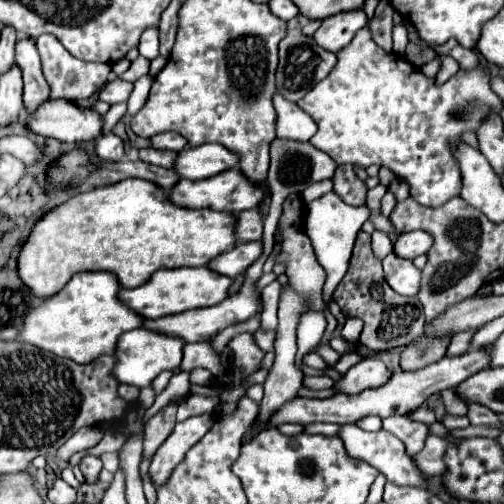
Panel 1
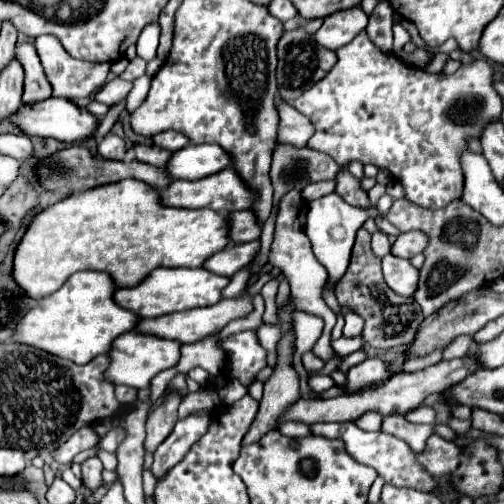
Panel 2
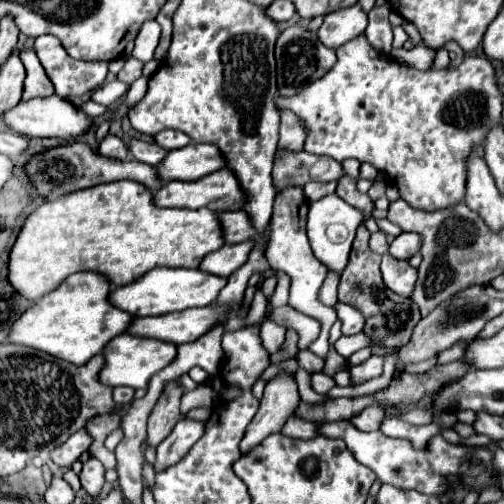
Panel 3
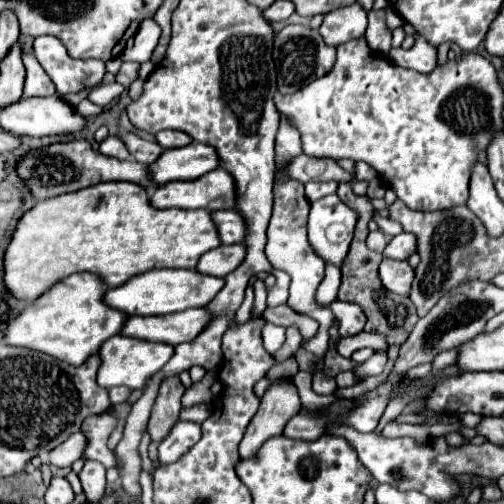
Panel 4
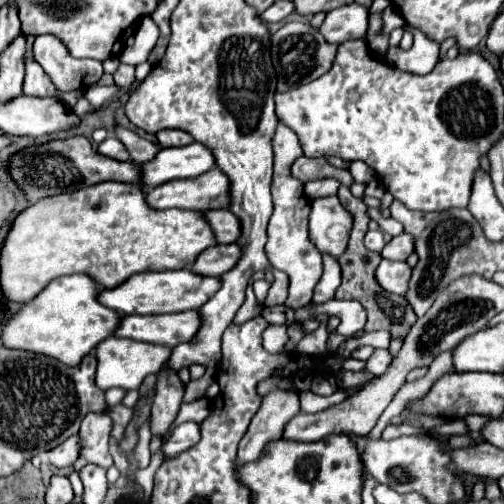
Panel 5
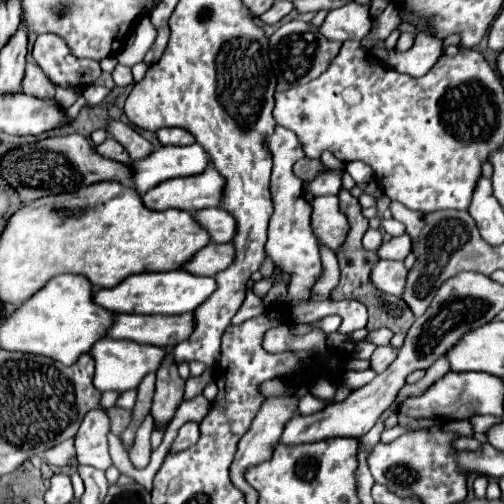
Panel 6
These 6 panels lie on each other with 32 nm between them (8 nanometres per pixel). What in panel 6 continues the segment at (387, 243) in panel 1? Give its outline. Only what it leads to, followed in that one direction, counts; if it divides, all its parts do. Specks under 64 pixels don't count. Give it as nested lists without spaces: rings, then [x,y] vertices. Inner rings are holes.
[[[368,230],[368,232],[364,234],[364,248],[366,248],[366,250],[378,250],[380,244],[382,244],[382,234],[380,234],[380,230]]]

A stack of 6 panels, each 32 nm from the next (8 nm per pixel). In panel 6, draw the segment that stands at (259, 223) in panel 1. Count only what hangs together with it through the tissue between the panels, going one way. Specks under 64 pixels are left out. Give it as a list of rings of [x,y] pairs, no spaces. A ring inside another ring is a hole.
[[[206,208],[194,216],[204,224],[214,242],[232,242],[232,236],[236,236],[236,220],[222,208]]]

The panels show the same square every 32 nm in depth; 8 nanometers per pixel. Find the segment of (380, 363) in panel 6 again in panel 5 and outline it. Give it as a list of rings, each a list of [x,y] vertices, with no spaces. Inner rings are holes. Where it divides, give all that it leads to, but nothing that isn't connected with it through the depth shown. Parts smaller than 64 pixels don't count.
[[[374,350],[374,354],[366,360],[364,372],[370,372],[372,376],[380,376],[390,362],[392,362],[392,356],[388,350]]]

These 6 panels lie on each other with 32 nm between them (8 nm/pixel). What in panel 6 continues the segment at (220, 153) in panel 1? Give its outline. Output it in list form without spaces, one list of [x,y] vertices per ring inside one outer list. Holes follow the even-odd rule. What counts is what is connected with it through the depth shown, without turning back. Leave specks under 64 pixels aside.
[[[200,144],[158,146],[148,158],[132,162],[134,174],[126,184],[134,186],[138,192],[148,192],[160,182],[180,178],[180,174],[202,174],[210,164],[212,160]]]

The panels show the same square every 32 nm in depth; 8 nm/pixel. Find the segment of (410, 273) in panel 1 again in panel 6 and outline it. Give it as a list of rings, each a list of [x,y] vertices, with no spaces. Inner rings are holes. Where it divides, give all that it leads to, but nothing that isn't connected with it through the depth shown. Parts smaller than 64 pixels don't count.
[[[380,260],[372,270],[372,282],[386,294],[400,296],[404,292],[408,268],[396,260]]]

